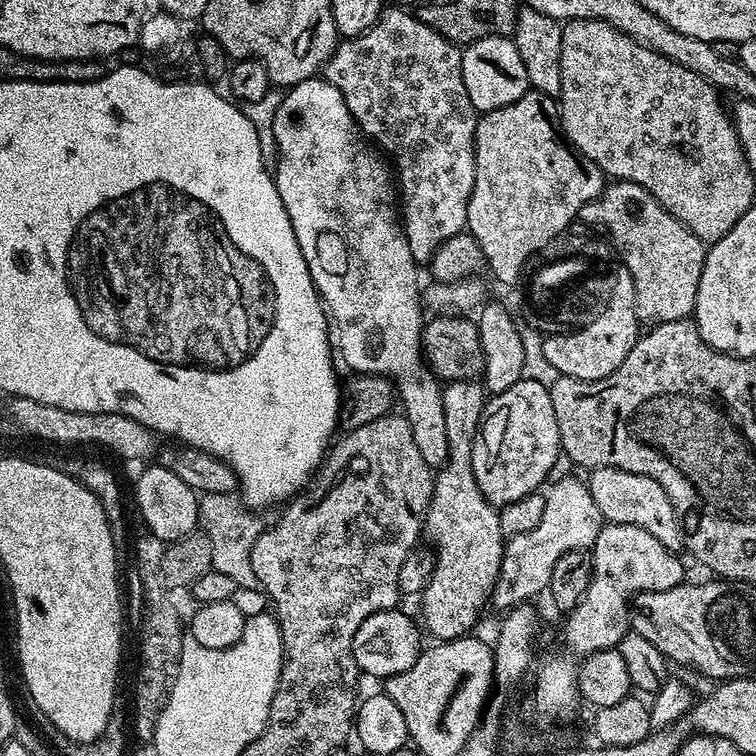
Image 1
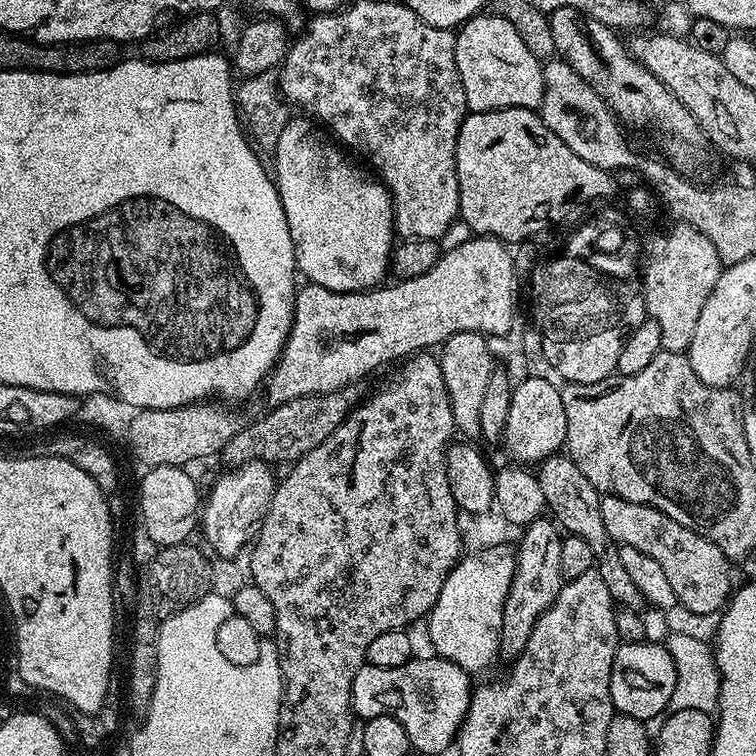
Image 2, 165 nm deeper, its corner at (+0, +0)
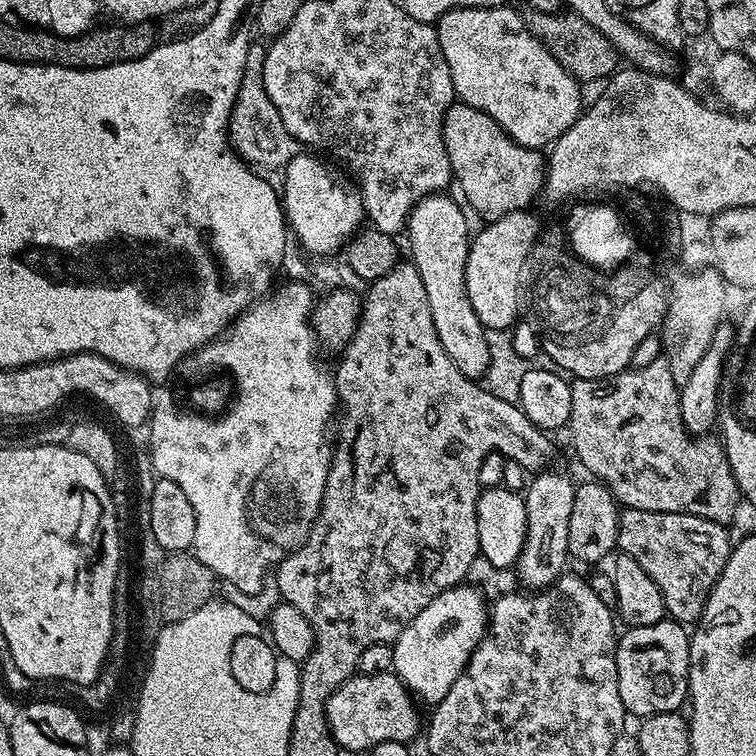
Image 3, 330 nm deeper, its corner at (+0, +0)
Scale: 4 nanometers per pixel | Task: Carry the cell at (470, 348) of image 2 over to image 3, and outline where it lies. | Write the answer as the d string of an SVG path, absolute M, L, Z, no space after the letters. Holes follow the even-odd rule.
M447 194L422 198L408 215L406 237L412 251L411 263L422 274L422 286L426 286L426 298L430 314L434 318L434 330L442 341L442 350L450 354L450 362L466 374L468 380L483 381L490 366L490 346L484 323L474 314L470 298L466 294L466 258L470 233L462 210Z

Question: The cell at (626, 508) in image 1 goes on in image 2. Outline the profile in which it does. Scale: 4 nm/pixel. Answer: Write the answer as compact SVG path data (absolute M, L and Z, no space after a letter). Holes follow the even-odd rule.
M601 495L602 522L606 526L606 534L616 545L634 550L642 550L642 554L650 554L658 566L666 573L670 587L674 590L677 605L696 616L708 616L711 612L719 613L727 605L733 591L734 583L728 577L730 561L714 542L702 538L702 534L694 534L686 526L674 522L662 510L651 508L649 504L626 502L626 498Z

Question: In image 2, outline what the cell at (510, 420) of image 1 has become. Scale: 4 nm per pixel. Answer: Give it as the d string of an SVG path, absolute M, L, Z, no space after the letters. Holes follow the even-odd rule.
M532 376L519 381L512 390L502 448L516 459L513 461L524 466L536 466L547 456L557 455L565 447L565 438L566 410L562 406L560 388Z

